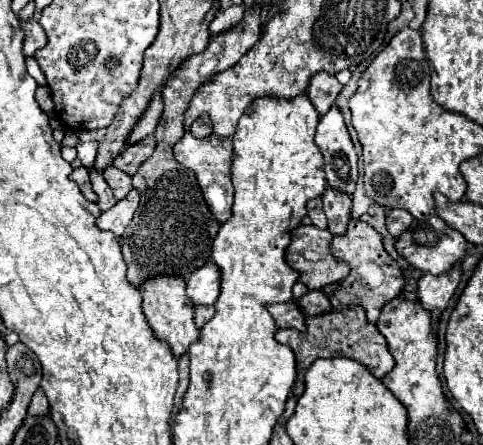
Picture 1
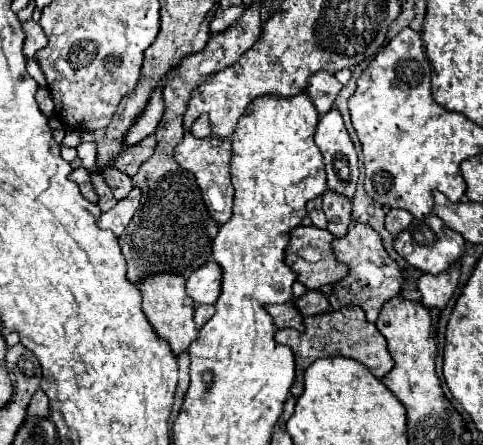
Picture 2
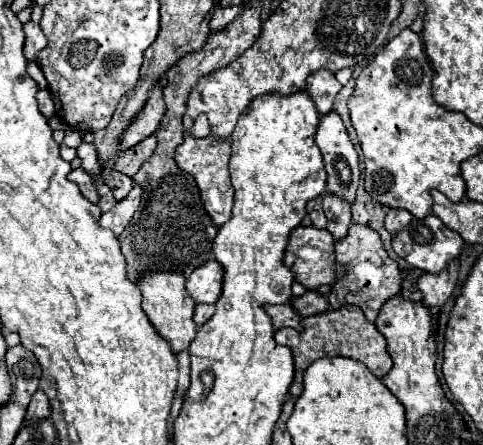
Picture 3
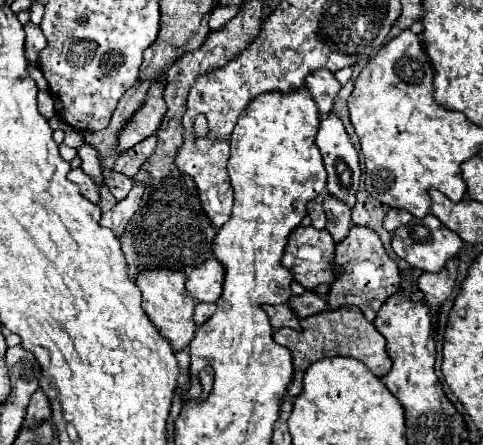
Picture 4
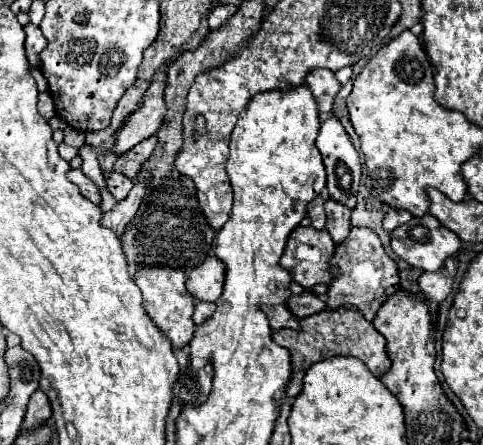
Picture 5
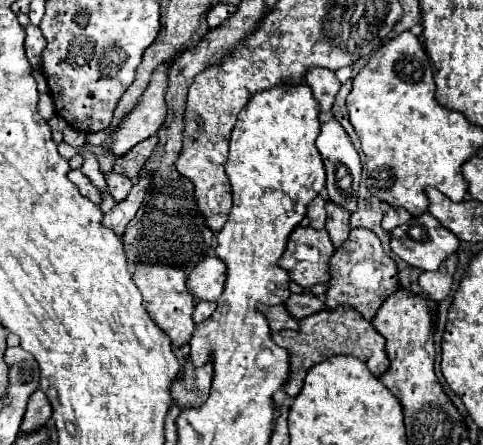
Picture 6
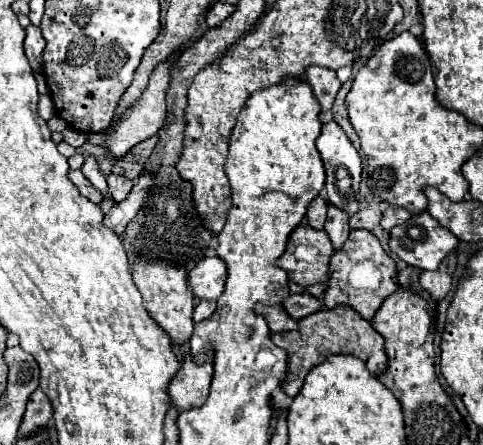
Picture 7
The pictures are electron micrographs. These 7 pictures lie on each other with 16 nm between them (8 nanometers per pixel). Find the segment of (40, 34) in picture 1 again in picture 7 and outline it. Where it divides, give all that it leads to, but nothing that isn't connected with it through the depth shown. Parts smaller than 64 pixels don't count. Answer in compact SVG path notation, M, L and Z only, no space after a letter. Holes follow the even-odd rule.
M28 26L26 28L26 40L24 40L24 52L26 52L26 58L32 66L34 72L40 72L42 70L42 50L44 50L46 42L42 38L42 32L40 28L36 26Z

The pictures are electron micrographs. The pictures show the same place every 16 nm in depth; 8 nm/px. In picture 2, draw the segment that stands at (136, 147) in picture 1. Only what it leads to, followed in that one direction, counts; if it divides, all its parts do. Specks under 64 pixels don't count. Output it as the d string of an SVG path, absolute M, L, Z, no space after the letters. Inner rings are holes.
M148 136L142 142L138 142L138 144L126 148L126 150L122 150L120 156L114 162L114 168L120 170L120 172L124 172L124 174L128 174L128 176L134 176L138 172L140 164L146 162L152 156L154 148L156 148L156 138Z

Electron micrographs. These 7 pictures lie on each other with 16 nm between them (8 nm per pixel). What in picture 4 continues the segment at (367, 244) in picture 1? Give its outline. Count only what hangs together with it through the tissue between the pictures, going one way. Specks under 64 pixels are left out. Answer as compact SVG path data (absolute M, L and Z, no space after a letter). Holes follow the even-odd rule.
M352 226L346 240L336 244L336 254L332 260L336 266L340 266L340 272L336 274L334 282L330 284L328 292L328 306L332 310L340 306L358 306L370 322L376 318L380 306L396 292L400 290L400 272L396 262L386 254L378 234L366 226Z

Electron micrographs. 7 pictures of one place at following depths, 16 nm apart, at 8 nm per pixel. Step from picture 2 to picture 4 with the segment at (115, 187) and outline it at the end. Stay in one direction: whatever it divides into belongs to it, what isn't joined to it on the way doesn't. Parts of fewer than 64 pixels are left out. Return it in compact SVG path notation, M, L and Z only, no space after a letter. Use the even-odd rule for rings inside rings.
M104 170L102 174L104 174L104 182L106 182L106 186L110 188L110 192L114 194L116 200L124 200L124 198L128 196L128 192L132 190L132 186L134 186L134 182L132 182L130 178L126 178L124 174L120 174L120 172Z

